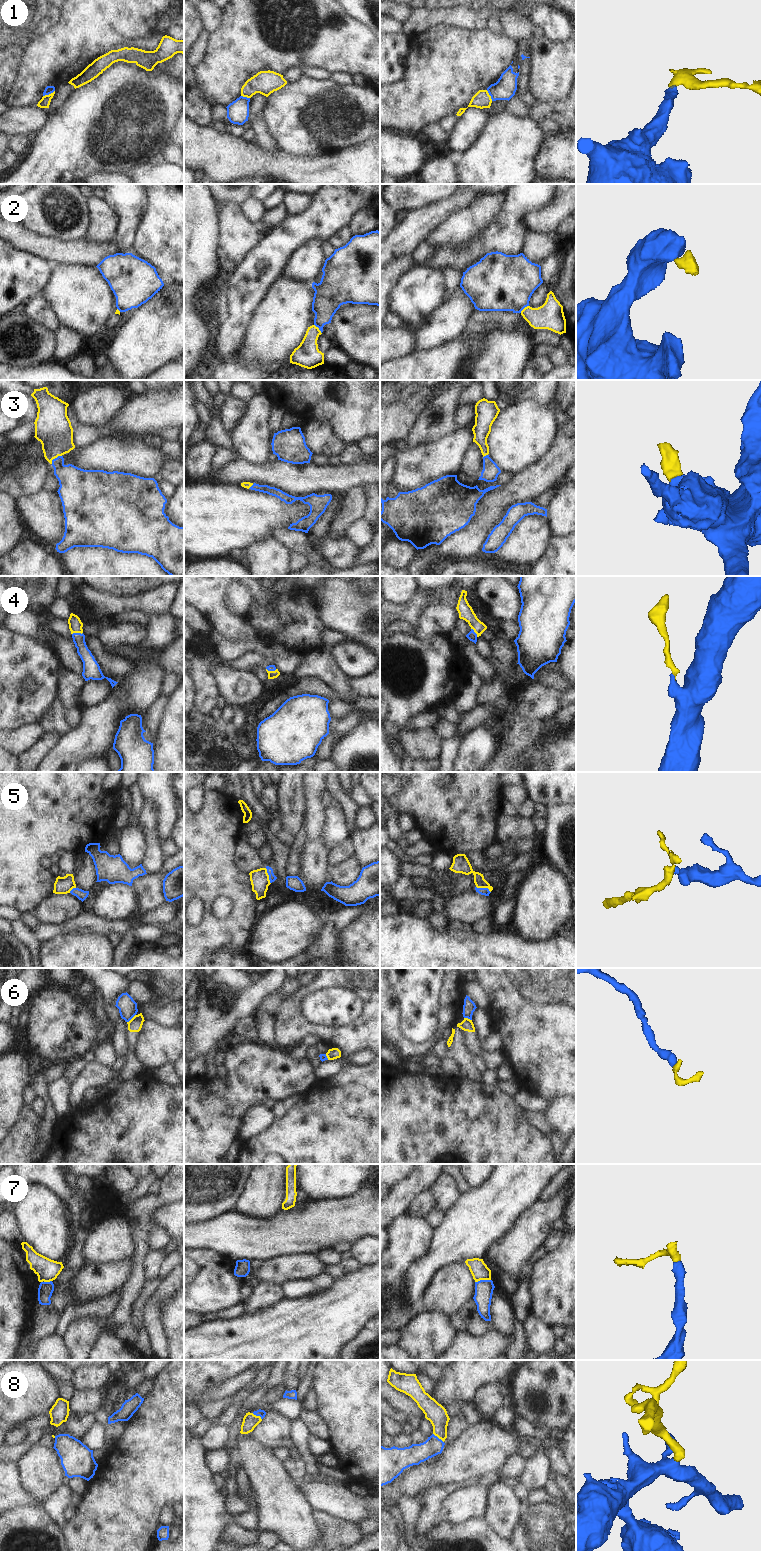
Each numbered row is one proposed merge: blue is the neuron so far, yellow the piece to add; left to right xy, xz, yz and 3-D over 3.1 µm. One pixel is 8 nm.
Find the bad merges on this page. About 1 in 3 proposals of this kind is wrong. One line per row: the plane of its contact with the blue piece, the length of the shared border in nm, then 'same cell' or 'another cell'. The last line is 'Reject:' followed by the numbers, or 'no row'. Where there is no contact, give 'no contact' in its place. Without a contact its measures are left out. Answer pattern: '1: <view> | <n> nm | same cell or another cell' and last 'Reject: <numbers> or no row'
1: xy | 110 nm | another cell
2: xz | 100 nm | another cell
3: xy | 110 nm | same cell
4: xy | 90 nm | same cell
5: yz | 130 nm | another cell
6: xy | 100 nm | another cell
7: yz | 130 nm | another cell
8: yz | 120 nm | same cell
Reject: 1, 2, 5, 6, 7

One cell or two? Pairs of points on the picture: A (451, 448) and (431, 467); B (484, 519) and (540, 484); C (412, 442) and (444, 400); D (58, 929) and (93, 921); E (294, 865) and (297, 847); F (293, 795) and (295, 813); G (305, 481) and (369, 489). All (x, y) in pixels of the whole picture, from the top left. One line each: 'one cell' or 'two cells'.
A: one cell
B: one cell
C: one cell
D: one cell
E: one cell
F: one cell
G: two cells

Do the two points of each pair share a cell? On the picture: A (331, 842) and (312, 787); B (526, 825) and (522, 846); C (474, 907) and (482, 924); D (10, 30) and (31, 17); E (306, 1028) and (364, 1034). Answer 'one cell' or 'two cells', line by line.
A: two cells
B: two cells
C: two cells
D: one cell
E: one cell

